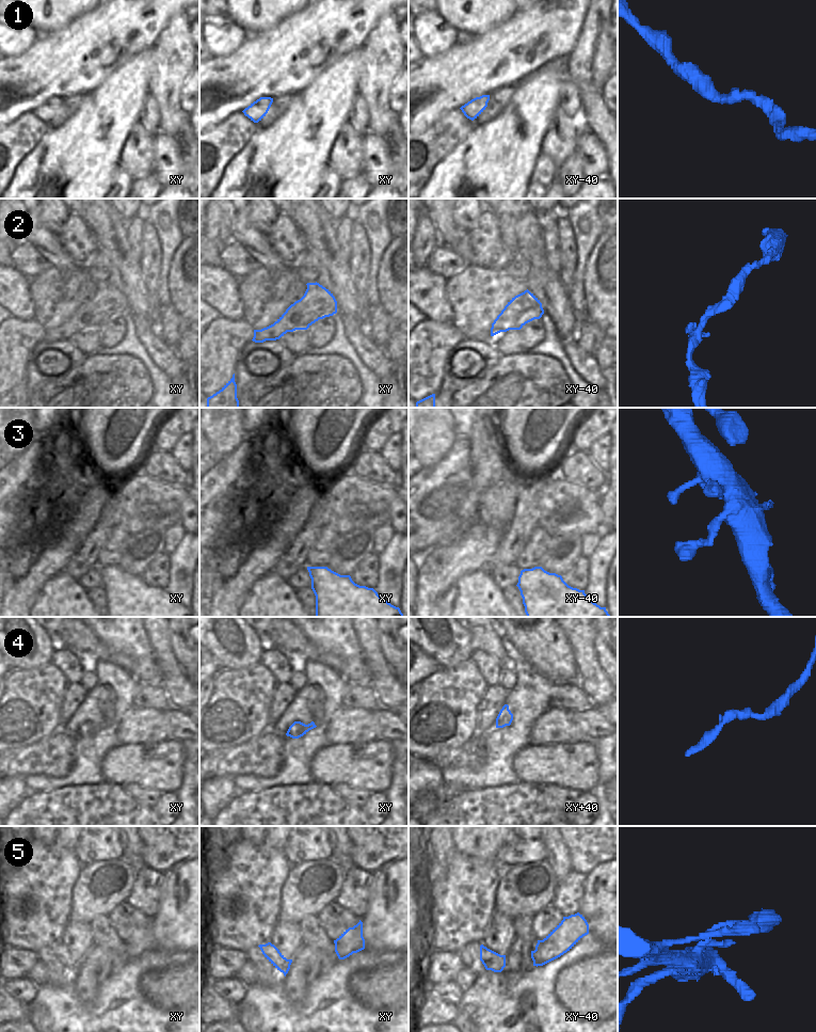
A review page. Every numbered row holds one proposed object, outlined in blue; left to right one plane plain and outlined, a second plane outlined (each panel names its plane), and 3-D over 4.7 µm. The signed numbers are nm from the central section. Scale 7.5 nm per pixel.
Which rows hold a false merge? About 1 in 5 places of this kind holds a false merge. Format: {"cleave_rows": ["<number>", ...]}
{"cleave_rows": ["2"]}

